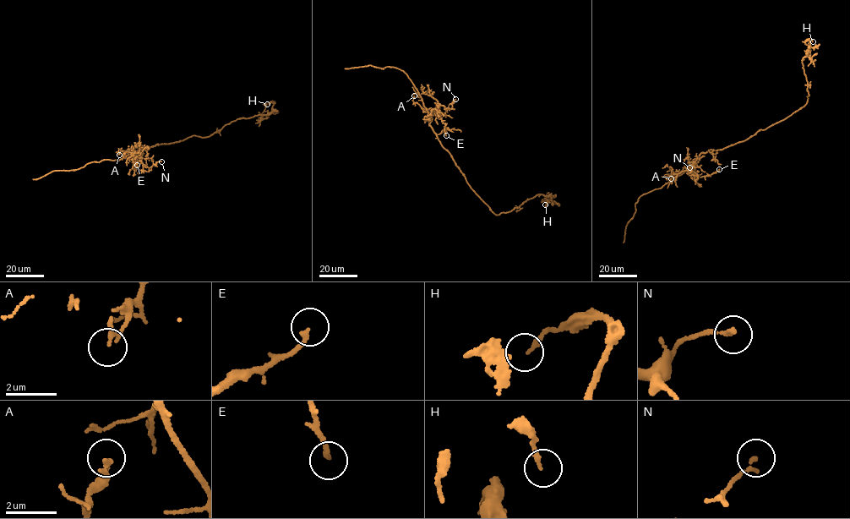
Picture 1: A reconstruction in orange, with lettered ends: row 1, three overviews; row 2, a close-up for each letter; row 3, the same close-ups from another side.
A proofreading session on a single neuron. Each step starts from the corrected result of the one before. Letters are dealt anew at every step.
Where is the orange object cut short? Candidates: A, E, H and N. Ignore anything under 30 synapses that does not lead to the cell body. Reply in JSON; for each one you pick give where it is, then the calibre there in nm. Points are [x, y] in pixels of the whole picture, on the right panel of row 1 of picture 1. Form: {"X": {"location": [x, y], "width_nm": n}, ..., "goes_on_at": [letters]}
{"goes_on_at": []}

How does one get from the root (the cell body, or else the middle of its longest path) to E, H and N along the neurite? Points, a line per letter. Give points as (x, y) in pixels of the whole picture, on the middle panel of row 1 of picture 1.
E: (450, 155), (429, 124), (428, 114), (436, 108), (445, 124), (446, 135)
H: (450, 155), (471, 188), (497, 215), (510, 211), (538, 194), (551, 198), (545, 204)
N: (450, 155), (430, 125), (428, 115), (439, 106), (452, 109), (451, 103), (455, 99)

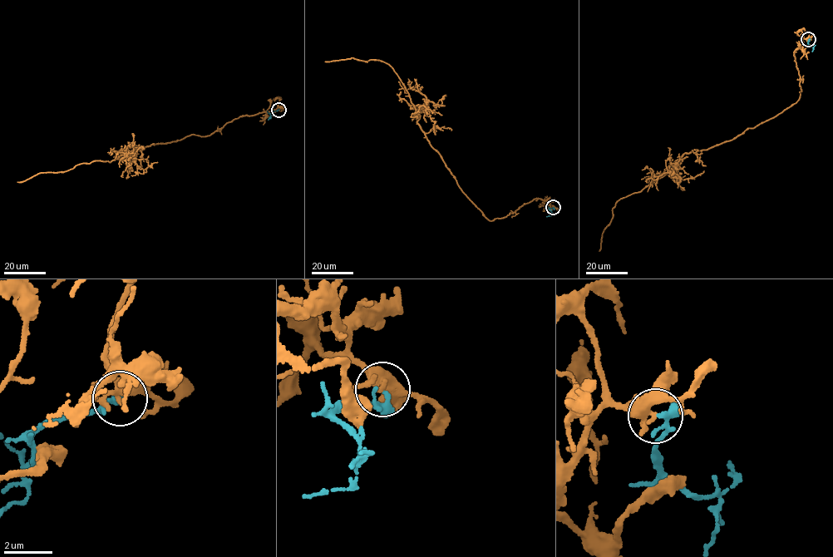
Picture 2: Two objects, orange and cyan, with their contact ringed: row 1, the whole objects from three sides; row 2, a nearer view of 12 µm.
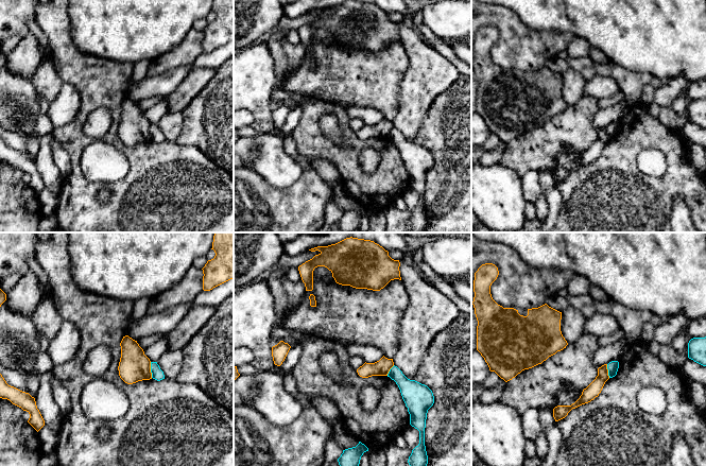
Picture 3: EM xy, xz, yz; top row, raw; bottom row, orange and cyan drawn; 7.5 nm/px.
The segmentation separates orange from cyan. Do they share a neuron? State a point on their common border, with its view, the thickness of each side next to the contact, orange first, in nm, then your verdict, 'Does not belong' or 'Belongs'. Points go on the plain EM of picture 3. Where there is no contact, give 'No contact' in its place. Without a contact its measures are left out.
Touches orange at xy (150, 132). Thickness 240 nm (orange) against 90 nm. Does not belong

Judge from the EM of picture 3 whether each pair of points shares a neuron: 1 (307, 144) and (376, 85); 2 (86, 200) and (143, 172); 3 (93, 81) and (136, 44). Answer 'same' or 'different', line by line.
1: different
2: same
3: different

